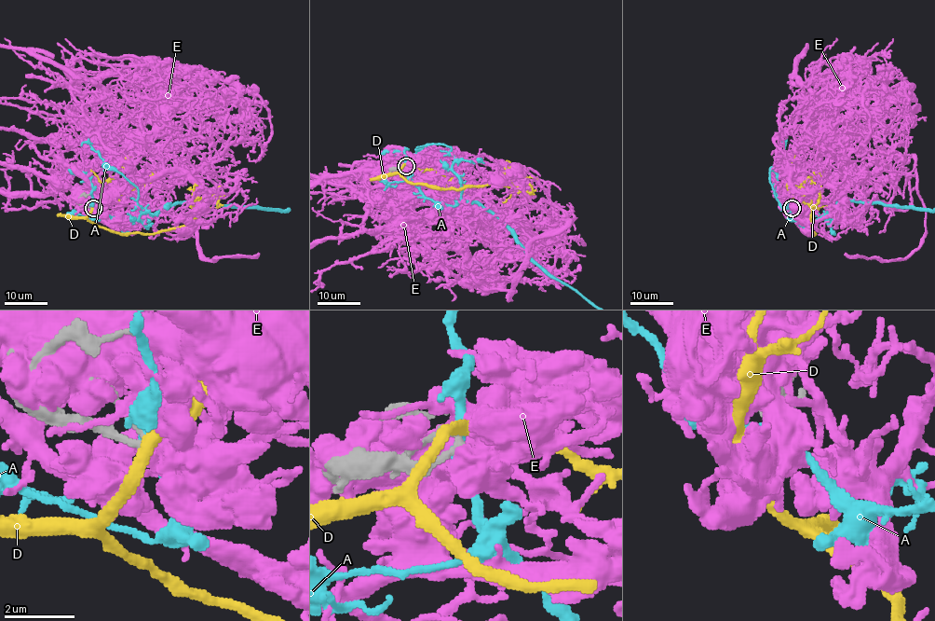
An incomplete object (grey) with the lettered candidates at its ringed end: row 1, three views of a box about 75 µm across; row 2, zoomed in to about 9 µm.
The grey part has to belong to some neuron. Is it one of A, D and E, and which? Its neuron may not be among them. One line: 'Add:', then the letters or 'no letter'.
Add: no letter

